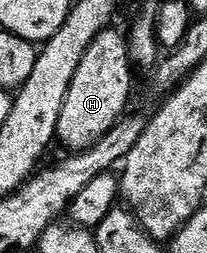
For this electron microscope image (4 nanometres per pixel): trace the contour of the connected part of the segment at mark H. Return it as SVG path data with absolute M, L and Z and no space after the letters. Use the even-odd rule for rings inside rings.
M113 26L102 30L102 34L90 42L90 50L86 50L78 71L74 73L74 82L70 82L70 94L66 94L66 102L62 102L56 140L72 148L68 150L73 153L94 146L129 111L134 65L128 52L128 36L120 33L118 28Z

